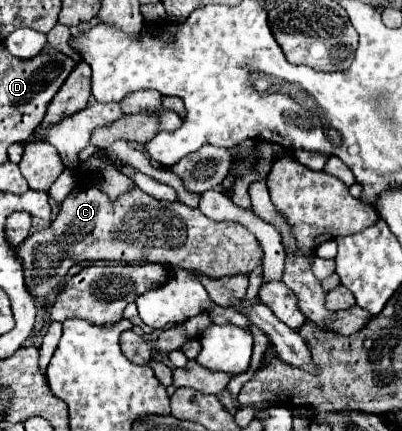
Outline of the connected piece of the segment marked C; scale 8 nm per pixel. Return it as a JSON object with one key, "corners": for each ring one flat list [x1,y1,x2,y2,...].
{"corners":[[89,186,89,190,77,188,59,208,57,218,49,228,31,234,19,246,19,256,25,266,25,282,35,298,45,298,55,286,59,286,73,264,85,260,153,262,195,270,217,280,223,276,253,272,263,256,257,238,239,222,215,222,195,208,157,200,139,188,121,194,117,202,105,198,97,186]]}

